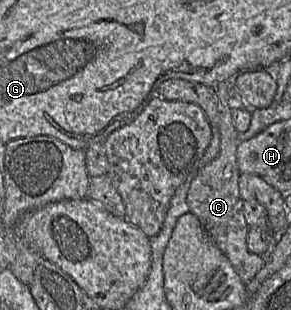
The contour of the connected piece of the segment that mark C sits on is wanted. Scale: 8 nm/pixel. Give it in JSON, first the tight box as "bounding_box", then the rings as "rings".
{"bounding_box":[186,81,265,284],"rings":[[[231,81],[220,82],[214,88],[218,97],[220,117],[220,152],[214,160],[202,166],[191,180],[186,203],[189,212],[198,218],[213,243],[228,258],[241,280],[247,284],[261,270],[265,258],[262,255],[251,253],[247,248],[249,226],[244,217],[243,200],[240,197],[238,185],[240,175],[236,158],[238,132],[234,128],[232,110],[228,106]]]}

